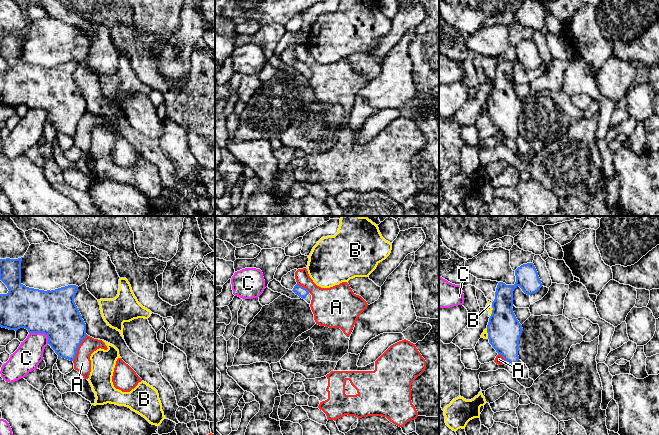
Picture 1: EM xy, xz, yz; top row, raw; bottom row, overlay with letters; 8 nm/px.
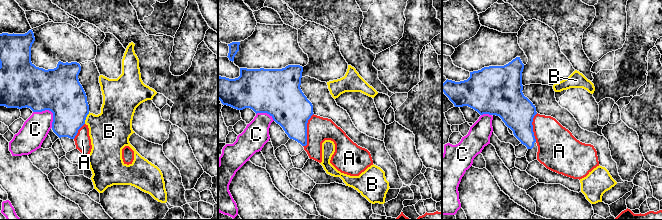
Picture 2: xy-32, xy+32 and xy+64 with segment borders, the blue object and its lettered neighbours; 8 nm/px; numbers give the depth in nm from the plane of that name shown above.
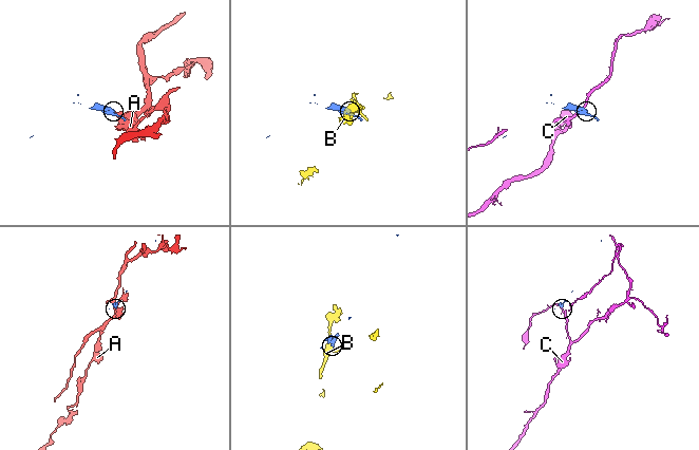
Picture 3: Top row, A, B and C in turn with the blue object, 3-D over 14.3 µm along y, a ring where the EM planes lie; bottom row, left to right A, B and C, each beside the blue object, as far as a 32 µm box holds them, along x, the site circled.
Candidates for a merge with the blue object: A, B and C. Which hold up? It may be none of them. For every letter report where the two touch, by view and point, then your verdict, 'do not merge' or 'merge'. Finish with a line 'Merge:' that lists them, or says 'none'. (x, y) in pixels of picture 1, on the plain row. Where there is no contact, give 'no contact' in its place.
A: contact xy (77, 124); do not merge
B: contact yz (492, 86); do not merge
C: contact xy (41, 108); do not merge
Merge: none

